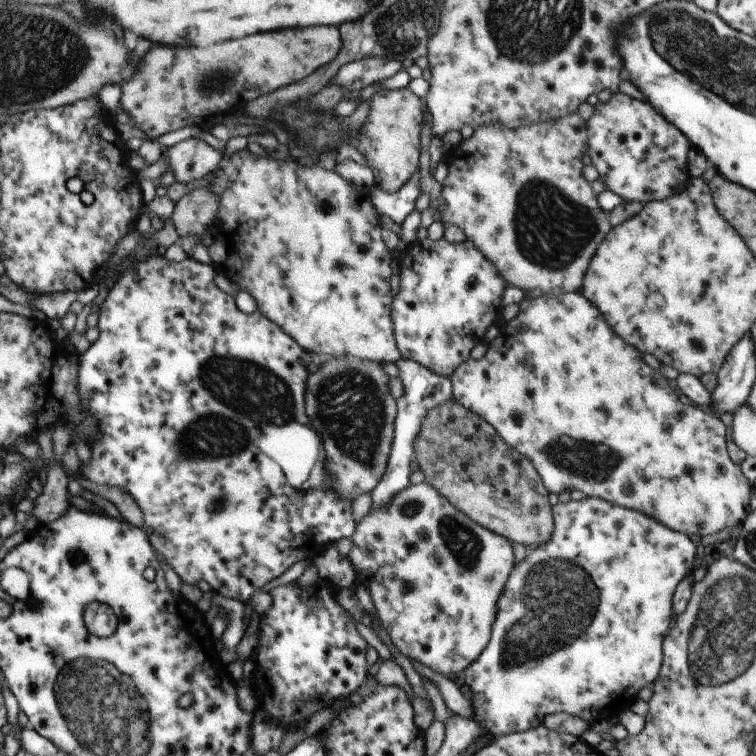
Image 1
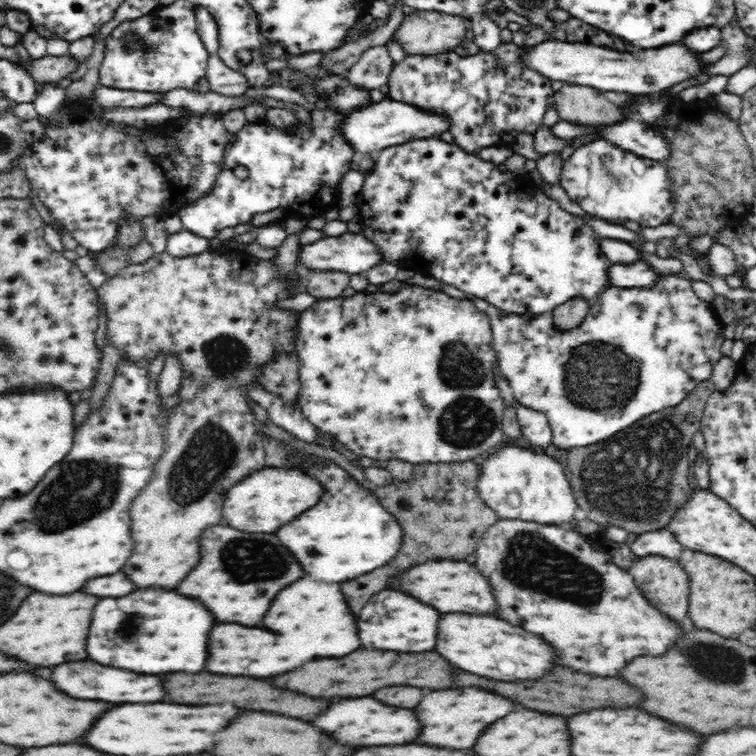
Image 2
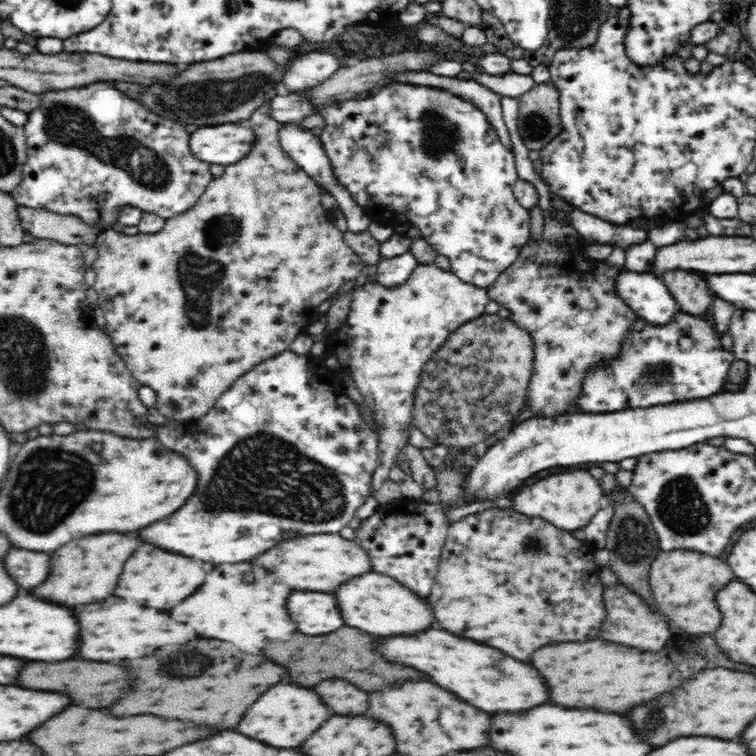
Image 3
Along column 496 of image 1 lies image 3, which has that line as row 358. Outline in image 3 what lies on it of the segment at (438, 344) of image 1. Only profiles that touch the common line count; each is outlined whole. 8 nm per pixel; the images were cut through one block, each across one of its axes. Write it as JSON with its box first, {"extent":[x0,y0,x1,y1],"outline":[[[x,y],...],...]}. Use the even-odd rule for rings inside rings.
{"extent":[138,350,379,564],"outline":[[[289,350],[282,351],[275,357],[258,363],[251,371],[237,378],[236,382],[226,389],[220,398],[217,398],[212,410],[200,417],[198,422],[180,425],[176,421],[167,421],[163,425],[156,426],[155,434],[161,444],[180,453],[195,469],[198,488],[196,488],[194,496],[188,498],[184,508],[174,512],[168,520],[162,520],[162,522],[156,522],[156,524],[144,528],[142,532],[138,532],[138,536],[160,548],[166,546],[164,550],[186,554],[186,556],[192,556],[198,560],[210,560],[216,564],[236,564],[236,562],[248,562],[248,558],[252,558],[252,554],[260,554],[260,550],[268,550],[268,546],[272,546],[272,542],[276,542],[276,538],[284,538],[284,534],[339,534],[343,528],[346,528],[350,521],[357,517],[356,511],[359,506],[364,506],[370,496],[374,496],[371,482],[378,466],[376,456],[379,453],[379,436],[376,436],[374,430],[370,430],[370,426],[364,426],[366,422],[360,418],[358,406],[350,398],[346,398],[344,394],[336,394],[338,390],[334,390],[330,384],[314,382],[314,368],[320,370],[318,358],[296,355]]]}

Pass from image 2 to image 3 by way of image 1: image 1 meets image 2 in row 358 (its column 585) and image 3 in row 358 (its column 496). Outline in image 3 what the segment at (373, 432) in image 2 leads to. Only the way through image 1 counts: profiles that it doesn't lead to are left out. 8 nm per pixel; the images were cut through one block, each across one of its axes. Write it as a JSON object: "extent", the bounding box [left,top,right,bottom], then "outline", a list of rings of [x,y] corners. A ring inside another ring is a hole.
{"extent":[334,265,489,493],"outline":[[[418,265],[418,268],[414,268],[412,274],[408,276],[408,280],[404,282],[404,284],[400,284],[400,286],[394,286],[394,288],[388,288],[383,284],[378,282],[370,282],[365,283],[363,285],[355,287],[350,292],[350,297],[352,297],[352,302],[350,302],[350,312],[348,312],[348,316],[346,316],[346,322],[340,326],[337,330],[334,331],[336,340],[342,346],[349,346],[352,349],[352,356],[354,356],[354,384],[358,388],[359,393],[362,396],[362,405],[366,407],[366,410],[370,410],[372,412],[373,425],[376,425],[376,429],[378,429],[379,434],[379,446],[378,450],[380,452],[380,464],[376,467],[376,470],[373,474],[373,481],[371,482],[372,491],[375,493],[382,483],[388,479],[389,470],[396,466],[396,462],[398,462],[398,455],[400,452],[403,452],[403,448],[410,444],[409,437],[410,431],[415,428],[413,426],[413,413],[412,410],[415,410],[415,392],[417,388],[420,386],[420,378],[421,372],[423,372],[423,368],[425,364],[432,358],[433,354],[436,354],[437,350],[440,350],[440,346],[447,341],[449,334],[452,331],[455,331],[460,325],[483,315],[485,312],[486,305],[489,303],[489,296],[487,293],[487,289],[480,288],[479,286],[474,286],[464,282],[460,277],[456,276],[451,270],[443,270],[440,268],[436,268],[436,265]]]}

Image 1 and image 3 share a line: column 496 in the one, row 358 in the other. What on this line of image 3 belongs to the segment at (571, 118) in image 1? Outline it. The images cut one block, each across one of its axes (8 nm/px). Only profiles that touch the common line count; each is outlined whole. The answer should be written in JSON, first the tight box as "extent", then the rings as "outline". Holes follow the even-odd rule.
{"extent":[91,87,365,425],"outline":[[[275,87],[268,91],[264,104],[248,119],[247,124],[256,134],[256,142],[253,142],[249,153],[239,161],[225,166],[224,173],[208,183],[204,194],[201,194],[199,201],[191,210],[165,219],[165,225],[156,231],[156,234],[138,233],[131,236],[110,229],[100,232],[94,242],[97,248],[97,259],[91,266],[96,272],[93,288],[98,293],[96,305],[104,312],[104,330],[109,334],[113,345],[116,346],[116,351],[124,359],[134,377],[140,381],[141,386],[149,386],[154,390],[156,393],[154,406],[167,421],[176,421],[180,425],[198,422],[200,417],[212,410],[217,398],[220,398],[220,395],[229,389],[237,378],[251,371],[258,363],[275,357],[282,351],[288,351],[294,342],[295,333],[304,331],[319,321],[320,313],[317,308],[325,300],[331,298],[348,280],[358,278],[360,270],[365,266],[365,262],[342,238],[343,233],[334,225],[332,213],[322,205],[321,188],[281,147],[279,142],[281,122],[276,122],[276,119],[268,115],[271,112],[269,103],[278,93]]]}

